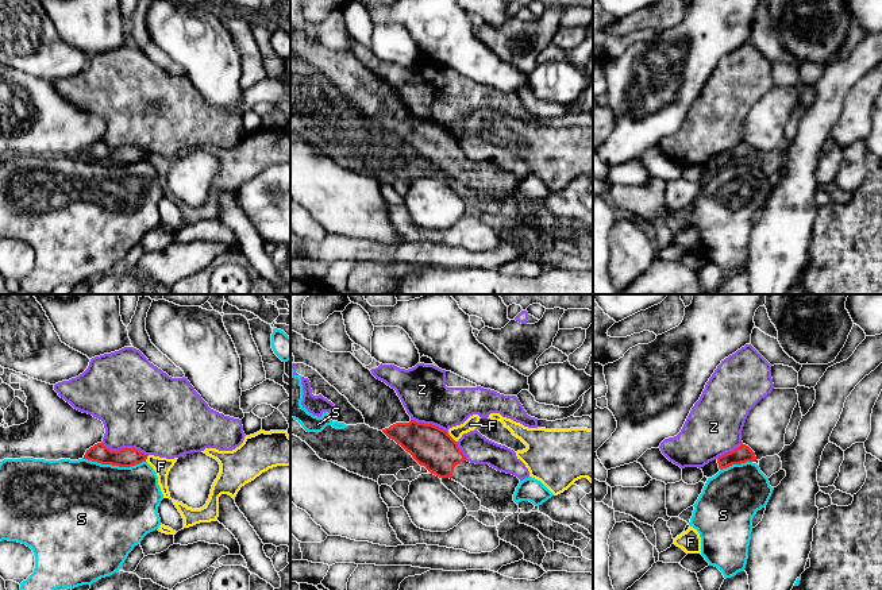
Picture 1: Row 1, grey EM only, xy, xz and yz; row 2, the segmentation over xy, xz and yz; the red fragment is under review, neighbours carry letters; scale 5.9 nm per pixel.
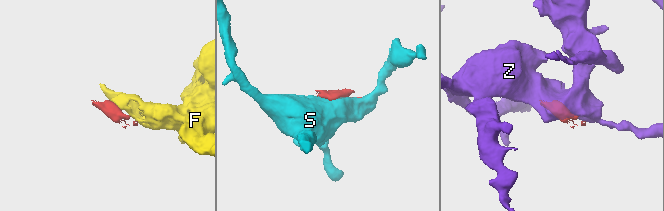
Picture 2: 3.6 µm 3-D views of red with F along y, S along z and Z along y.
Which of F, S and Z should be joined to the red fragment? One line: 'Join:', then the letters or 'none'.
Join: none

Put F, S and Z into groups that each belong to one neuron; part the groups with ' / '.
F / S / Z

